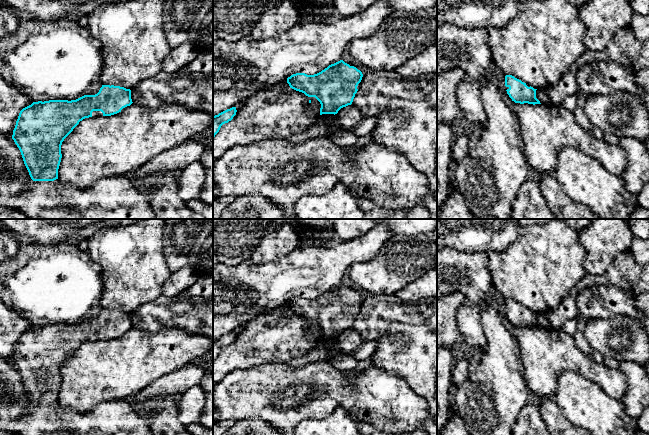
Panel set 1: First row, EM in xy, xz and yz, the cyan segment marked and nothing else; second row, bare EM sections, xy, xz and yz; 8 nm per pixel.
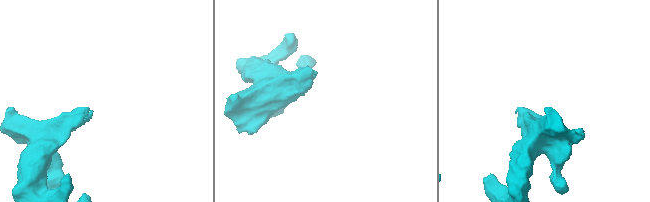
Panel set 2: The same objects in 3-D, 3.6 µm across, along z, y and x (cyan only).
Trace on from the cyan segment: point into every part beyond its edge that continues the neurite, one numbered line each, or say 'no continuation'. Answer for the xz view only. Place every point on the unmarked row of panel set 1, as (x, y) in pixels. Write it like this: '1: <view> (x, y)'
no continuation

